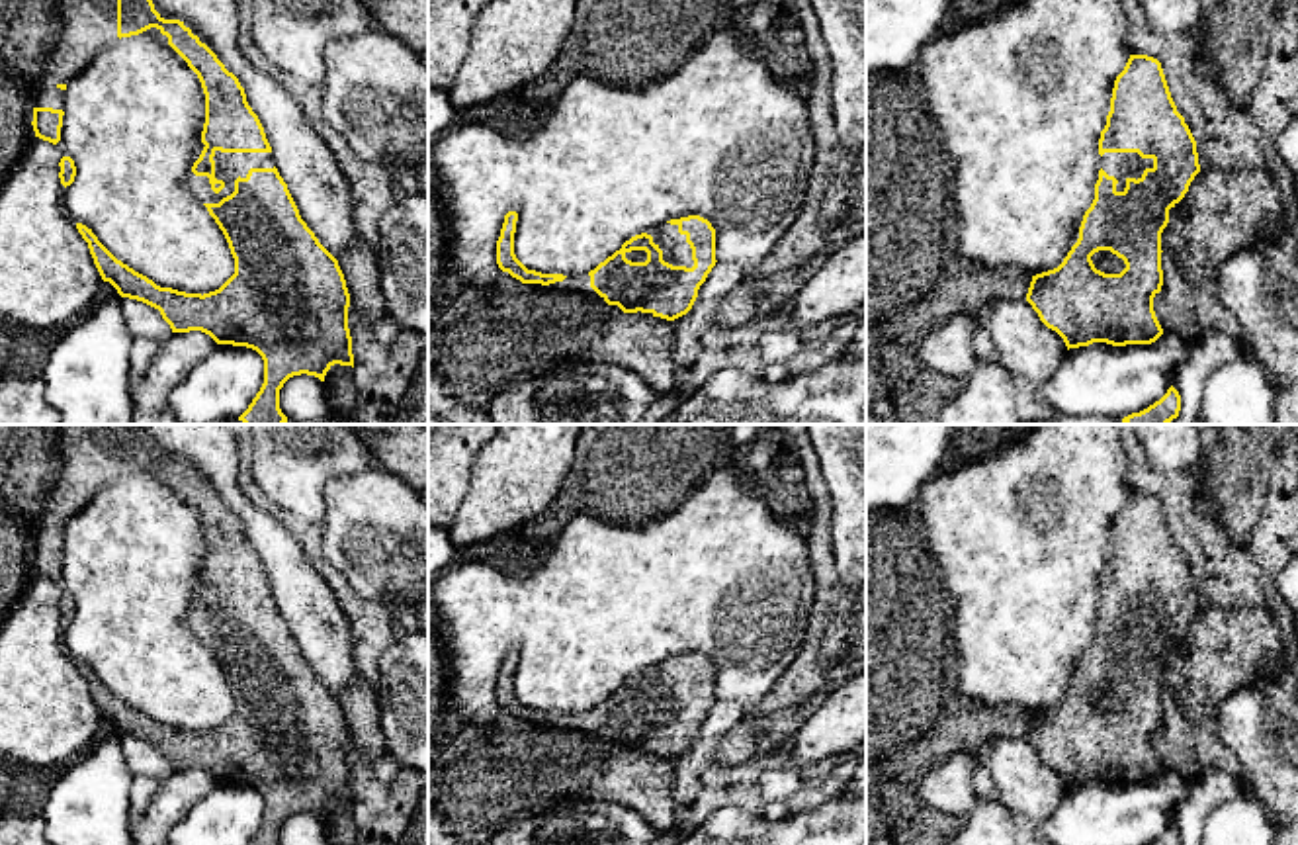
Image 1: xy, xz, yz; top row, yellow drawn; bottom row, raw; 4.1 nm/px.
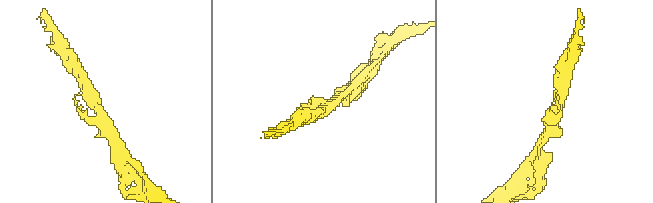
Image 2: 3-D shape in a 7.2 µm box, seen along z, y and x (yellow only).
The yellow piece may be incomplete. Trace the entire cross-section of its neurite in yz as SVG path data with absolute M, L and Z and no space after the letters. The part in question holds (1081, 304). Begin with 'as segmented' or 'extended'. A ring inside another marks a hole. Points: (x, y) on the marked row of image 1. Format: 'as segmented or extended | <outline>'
extended | M1130 55L1116 76L1099 155L1095 200L1083 215L1077 243L1058 268L1032 276L1026 293L1040 321L1063 338L1067 350L1093 342L1151 344L1163 334L1153 311L1153 297L1163 286L1161 233L1200 164L1196 141L1177 111L1157 59ZM1099 250L1110 250L1126 268L1120 274L1097 270L1091 256Z

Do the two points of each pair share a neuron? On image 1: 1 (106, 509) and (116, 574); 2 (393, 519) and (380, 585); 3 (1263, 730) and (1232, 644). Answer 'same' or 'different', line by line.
1: same
2: same
3: different

